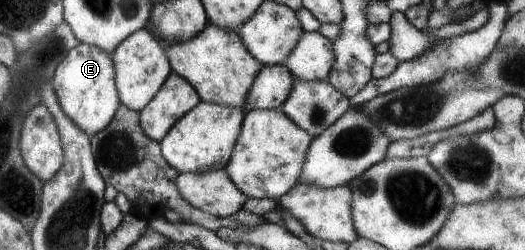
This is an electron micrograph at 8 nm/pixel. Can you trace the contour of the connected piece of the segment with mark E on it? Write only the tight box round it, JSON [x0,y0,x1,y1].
[52,42,121,137]

